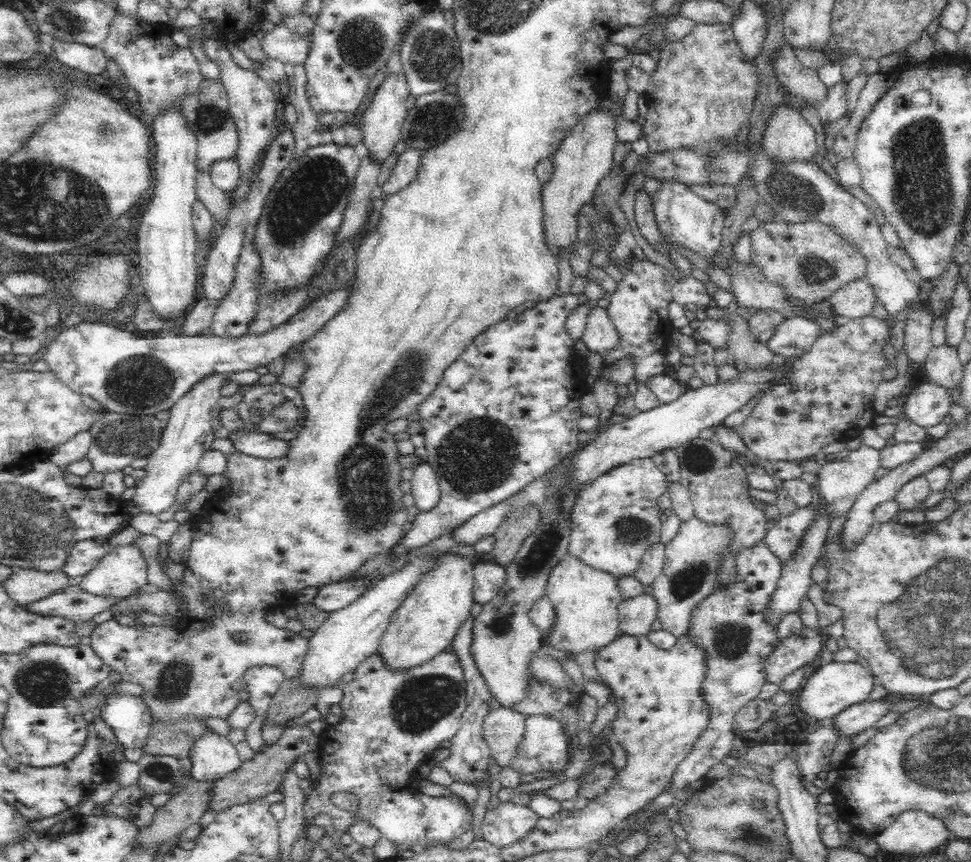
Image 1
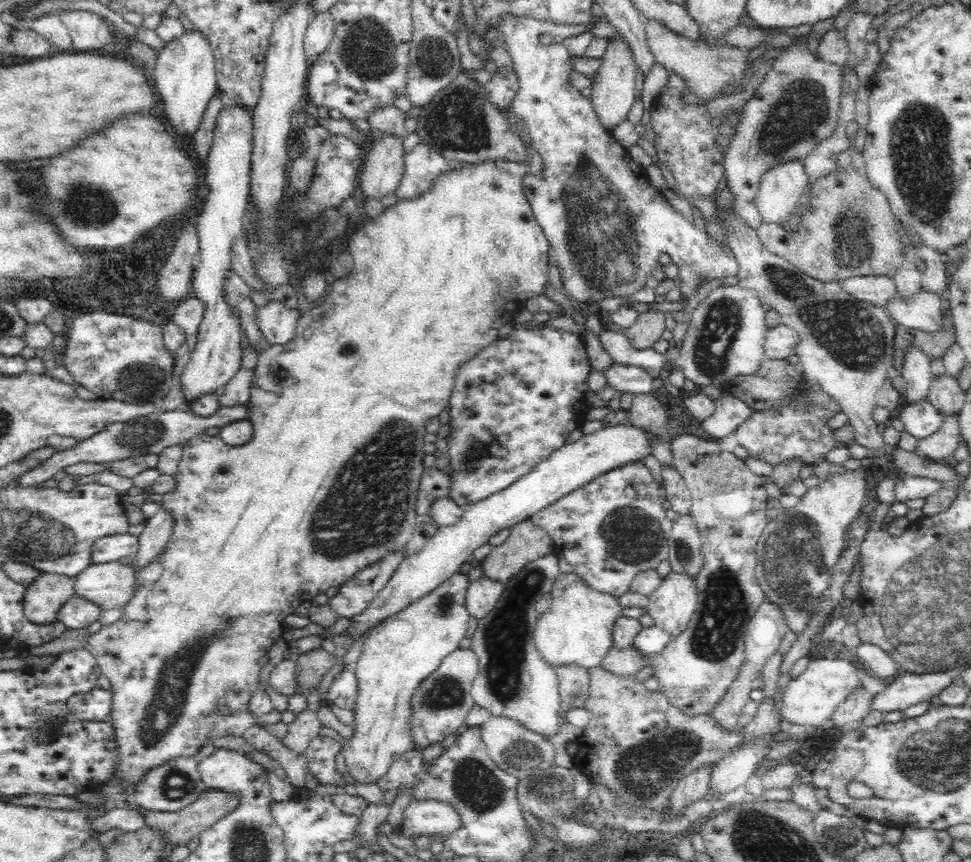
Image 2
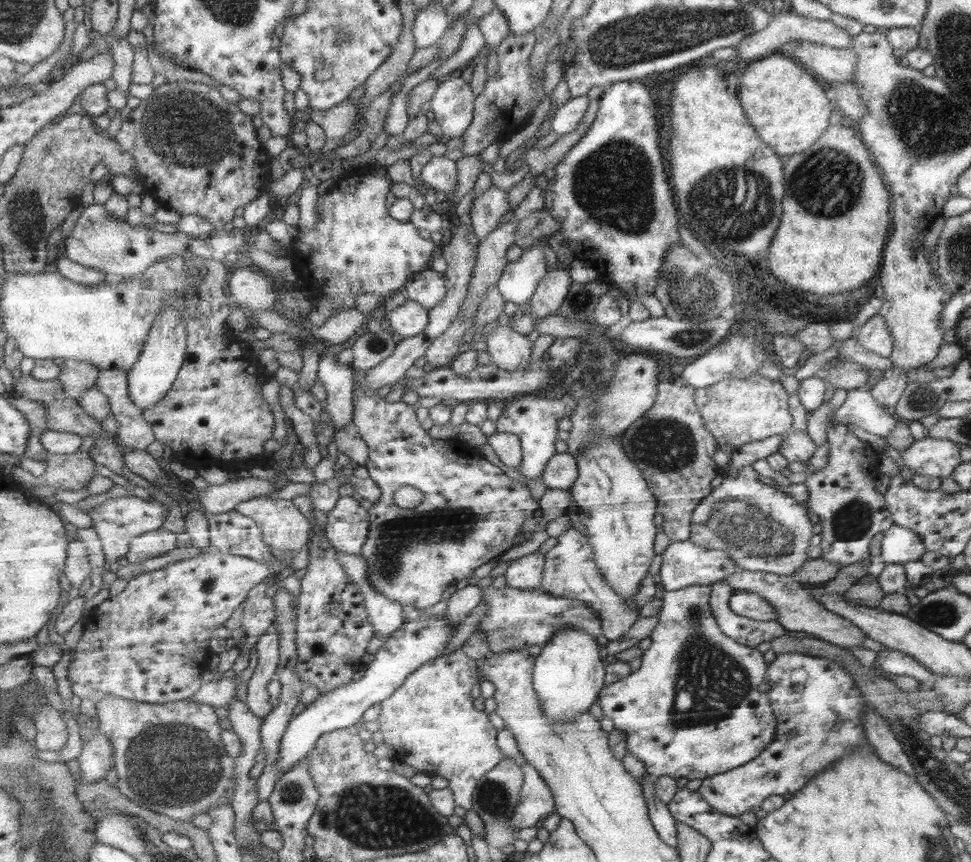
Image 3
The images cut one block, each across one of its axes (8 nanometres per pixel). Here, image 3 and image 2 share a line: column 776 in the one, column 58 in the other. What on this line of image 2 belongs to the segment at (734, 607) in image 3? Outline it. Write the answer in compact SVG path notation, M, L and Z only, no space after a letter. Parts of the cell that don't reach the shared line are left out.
M74 595L58 611L58 618L68 629L86 629L98 620L101 612L98 605Z

